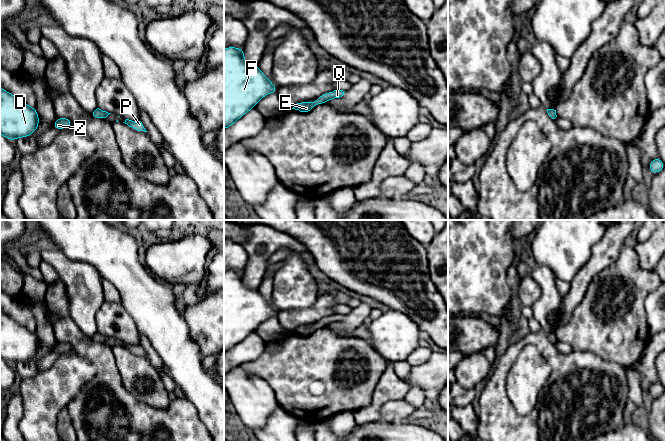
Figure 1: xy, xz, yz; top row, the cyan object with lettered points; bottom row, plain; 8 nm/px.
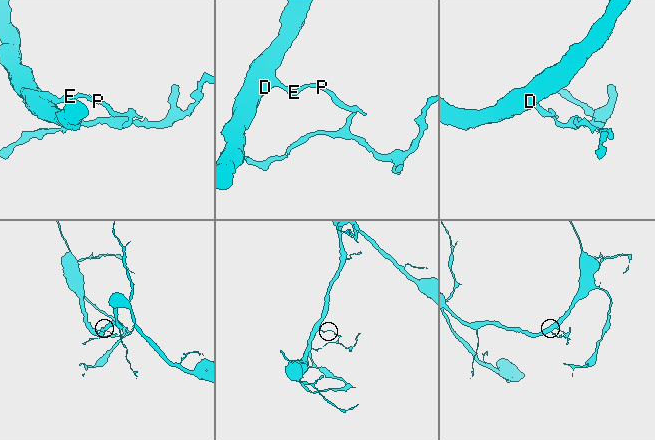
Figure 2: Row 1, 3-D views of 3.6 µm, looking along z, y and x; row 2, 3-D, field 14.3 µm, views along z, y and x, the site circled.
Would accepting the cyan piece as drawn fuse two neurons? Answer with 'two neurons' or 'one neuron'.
one neuron

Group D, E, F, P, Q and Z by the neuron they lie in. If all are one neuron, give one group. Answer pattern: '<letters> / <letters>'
D E F P Q Z

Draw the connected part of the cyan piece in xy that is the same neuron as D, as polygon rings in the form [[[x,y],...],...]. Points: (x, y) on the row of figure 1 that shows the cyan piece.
[[[0,87],[0,134],[14,141],[32,135],[38,126],[36,108]]]

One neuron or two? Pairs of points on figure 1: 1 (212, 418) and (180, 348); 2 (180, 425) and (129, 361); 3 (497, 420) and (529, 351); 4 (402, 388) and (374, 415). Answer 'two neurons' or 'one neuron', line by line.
1: one neuron
2: two neurons
3: two neurons
4: one neuron

